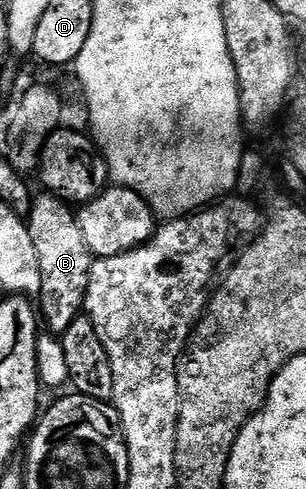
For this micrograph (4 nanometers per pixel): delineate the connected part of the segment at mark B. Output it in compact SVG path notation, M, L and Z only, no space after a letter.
M36 194L25 222L29 229L29 237L33 237L33 245L37 249L41 265L41 302L43 302L43 307L41 303L41 319L46 330L59 337L65 329L69 329L69 325L73 325L75 319L84 314L93 256L85 245L85 237L81 237L81 225L72 204L63 202L56 195Z

